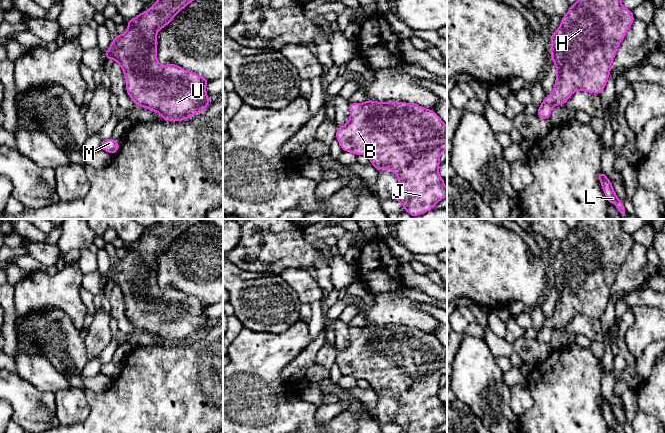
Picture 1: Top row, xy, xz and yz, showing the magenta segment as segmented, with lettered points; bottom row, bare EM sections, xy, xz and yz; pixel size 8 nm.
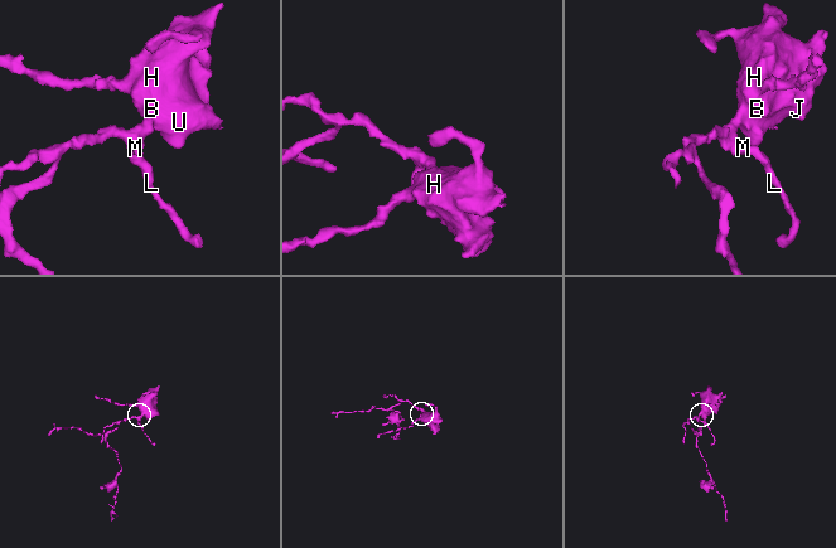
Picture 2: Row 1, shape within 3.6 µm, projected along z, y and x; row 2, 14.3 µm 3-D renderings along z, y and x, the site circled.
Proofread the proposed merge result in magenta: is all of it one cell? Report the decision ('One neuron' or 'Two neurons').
One neuron

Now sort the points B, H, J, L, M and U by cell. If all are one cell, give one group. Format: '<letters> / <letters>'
B H J L M U

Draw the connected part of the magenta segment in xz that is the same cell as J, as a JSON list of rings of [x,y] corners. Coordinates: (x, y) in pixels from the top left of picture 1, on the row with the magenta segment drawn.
[[[367,100],[363,103],[349,103],[350,119],[342,126],[337,126],[336,139],[342,151],[355,155],[367,156],[377,171],[387,167],[399,178],[399,184],[393,194],[393,199],[400,202],[407,213],[416,217],[432,210],[435,204],[447,196],[444,179],[439,175],[441,164],[439,157],[447,150],[447,126],[431,109],[406,102],[377,102]]]

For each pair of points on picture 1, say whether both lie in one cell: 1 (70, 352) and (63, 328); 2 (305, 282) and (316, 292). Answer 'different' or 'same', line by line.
1: same
2: same

